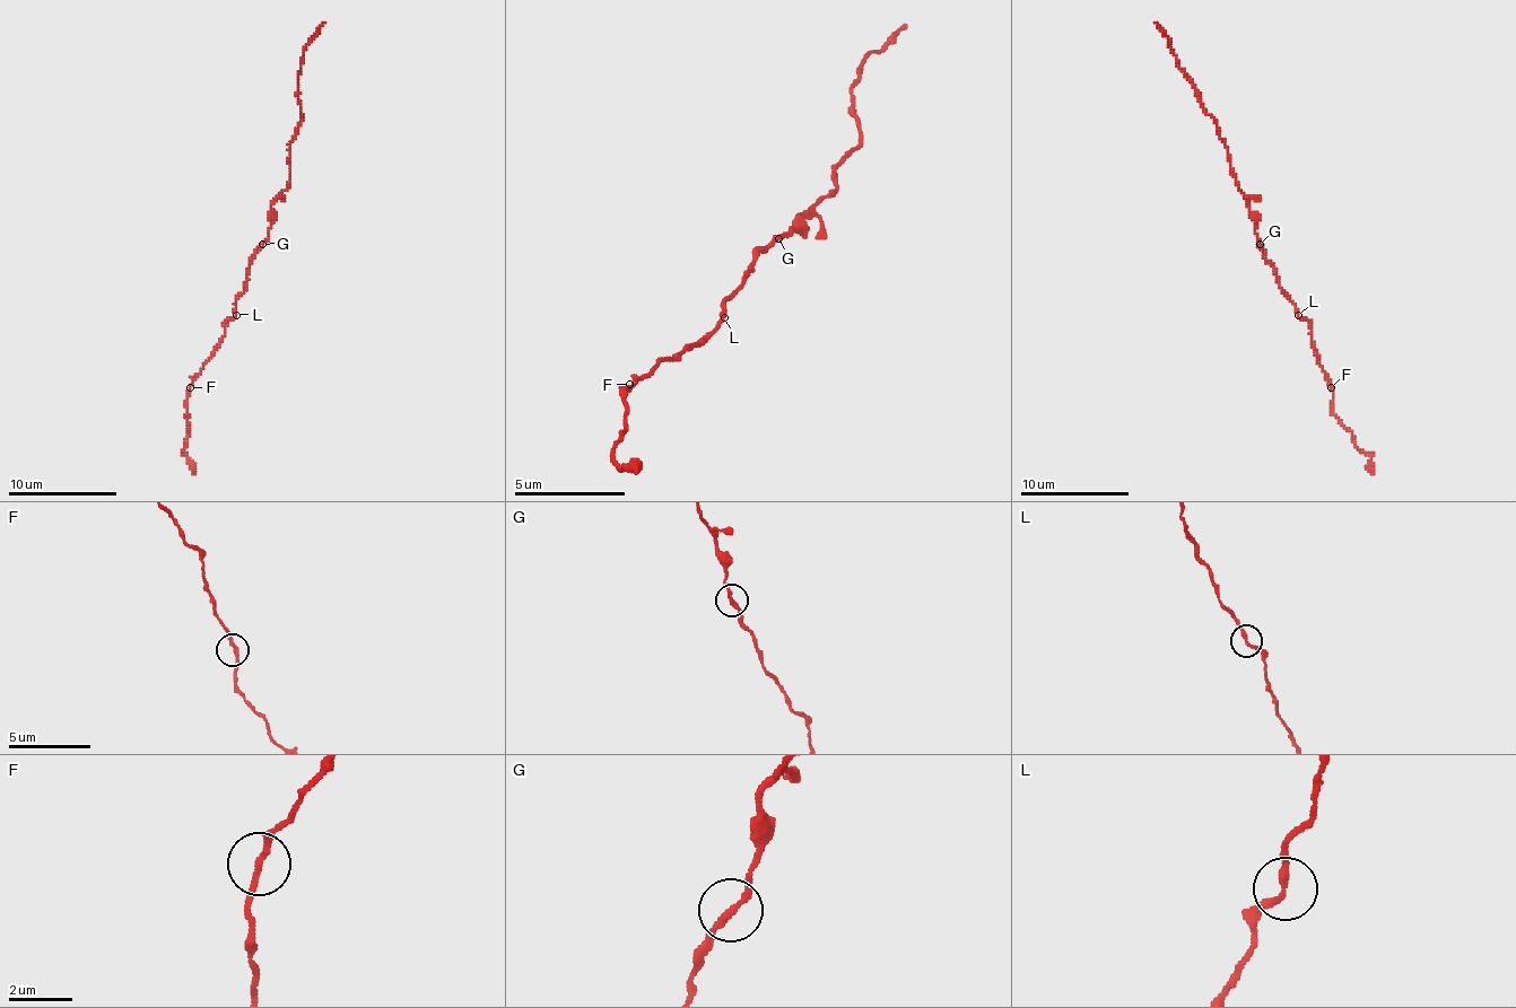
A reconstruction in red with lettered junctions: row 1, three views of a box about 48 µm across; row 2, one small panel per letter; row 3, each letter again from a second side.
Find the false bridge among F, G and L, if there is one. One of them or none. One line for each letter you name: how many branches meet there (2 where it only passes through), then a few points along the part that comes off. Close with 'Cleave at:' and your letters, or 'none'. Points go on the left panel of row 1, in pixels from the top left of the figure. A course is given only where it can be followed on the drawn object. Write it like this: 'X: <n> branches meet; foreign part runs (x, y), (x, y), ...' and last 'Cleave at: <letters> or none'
Cleave at: none

